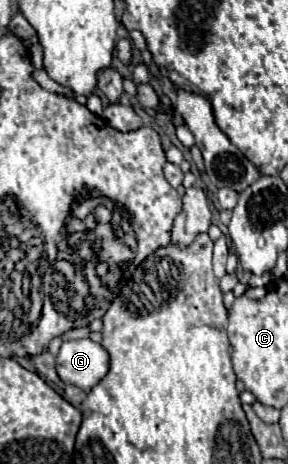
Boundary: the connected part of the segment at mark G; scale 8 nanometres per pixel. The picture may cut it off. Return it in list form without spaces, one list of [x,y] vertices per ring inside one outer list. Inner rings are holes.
[[[91,339],[63,341],[57,355],[57,373],[65,383],[91,391],[109,371],[109,353]]]

